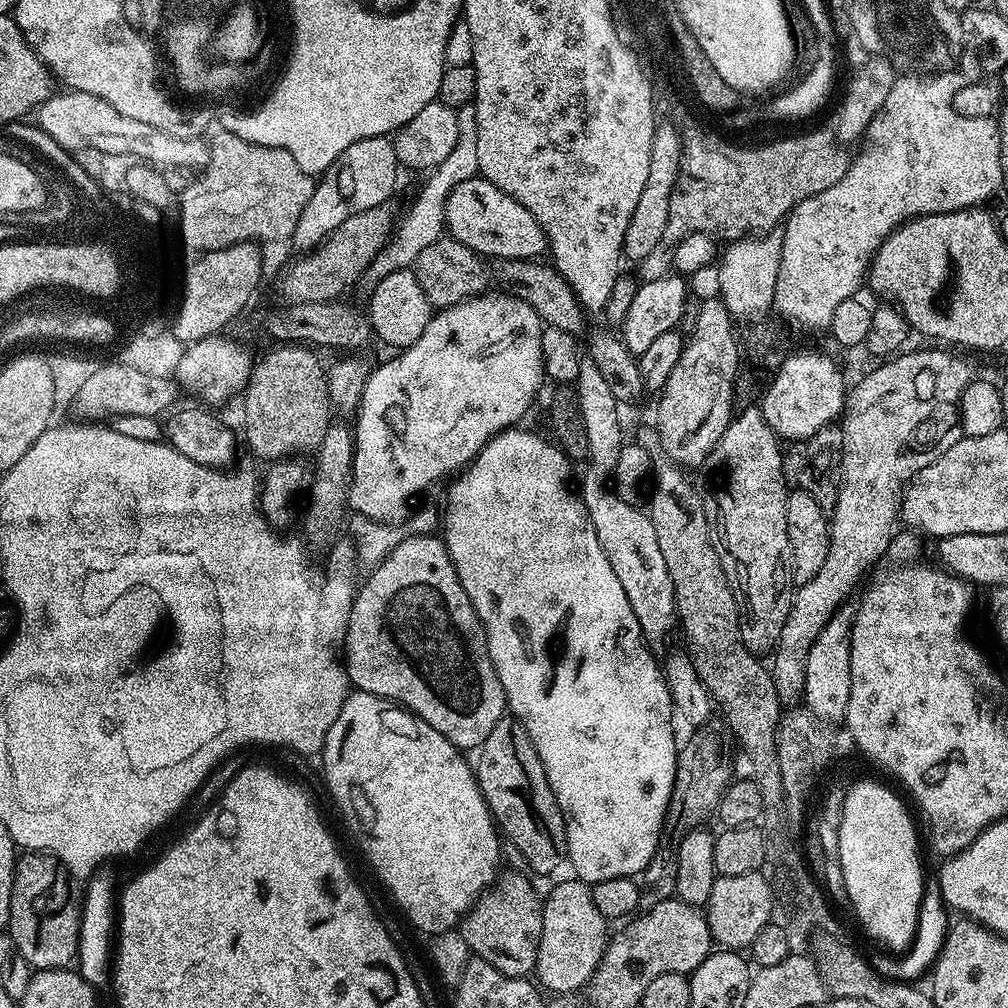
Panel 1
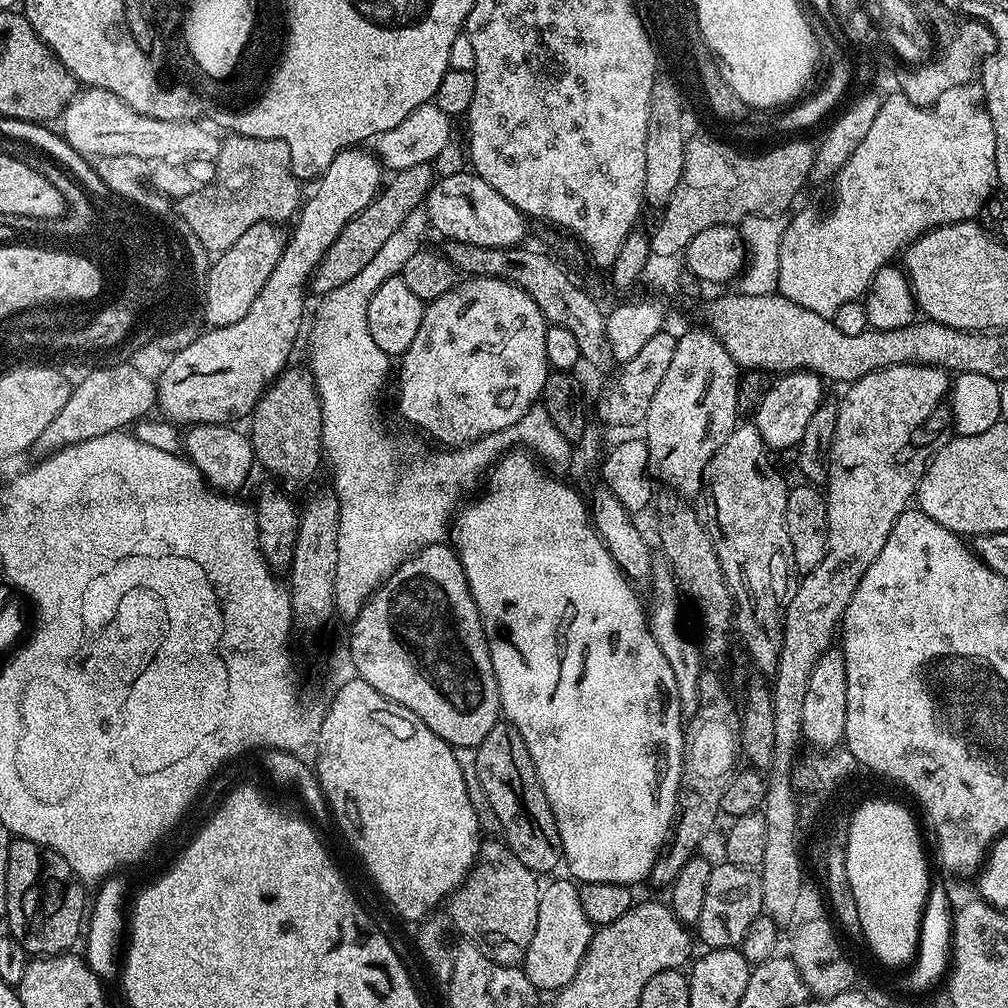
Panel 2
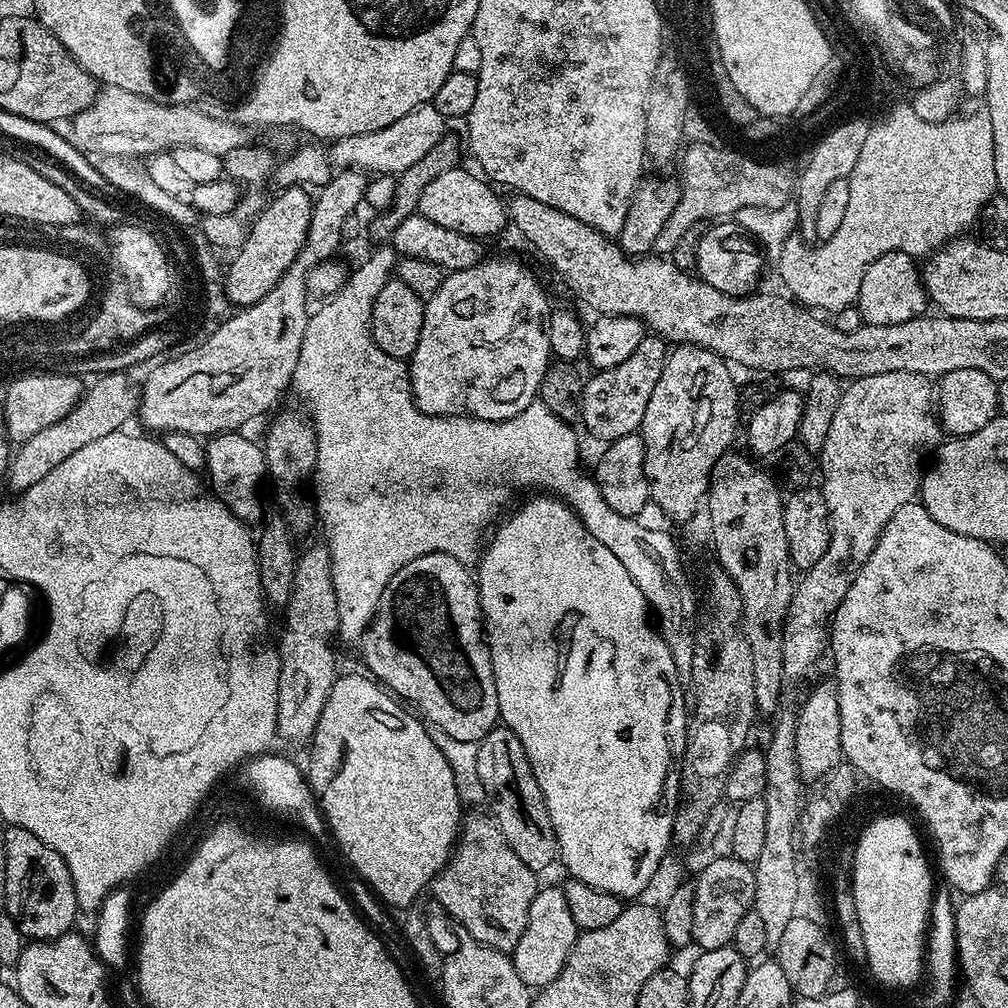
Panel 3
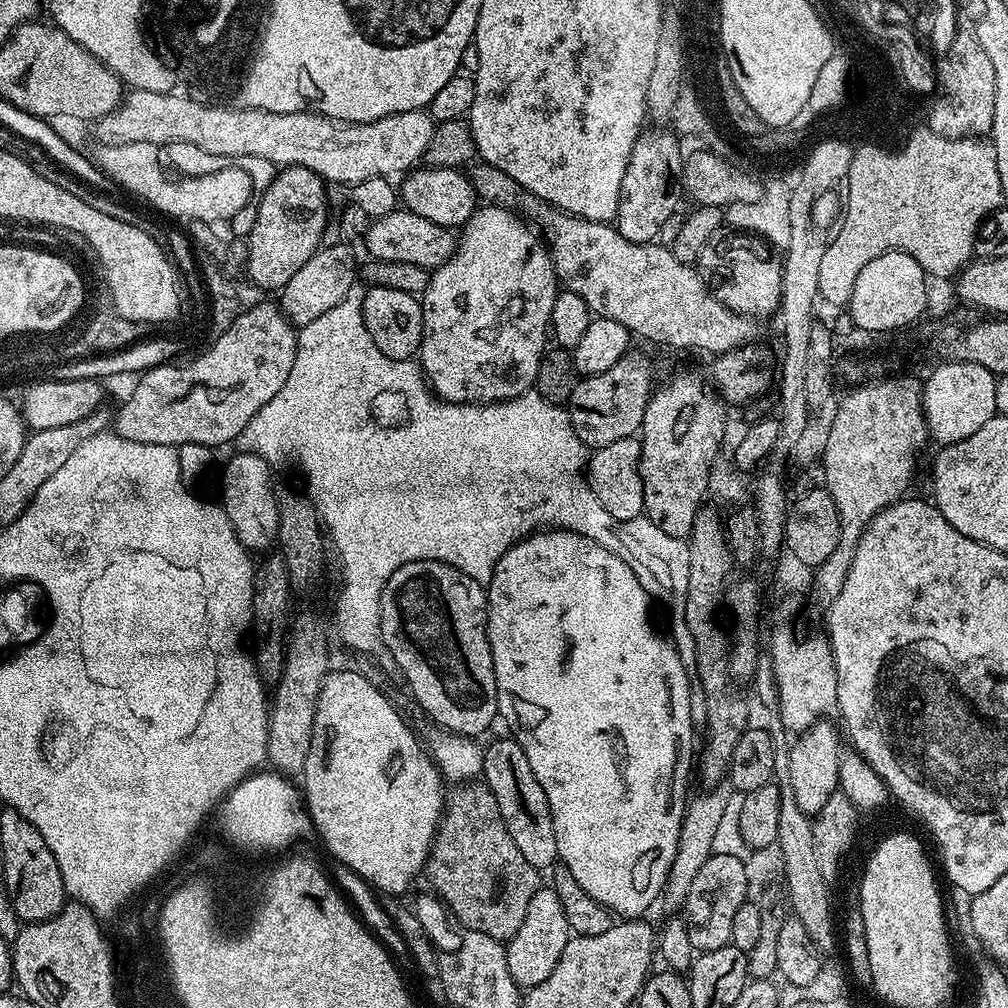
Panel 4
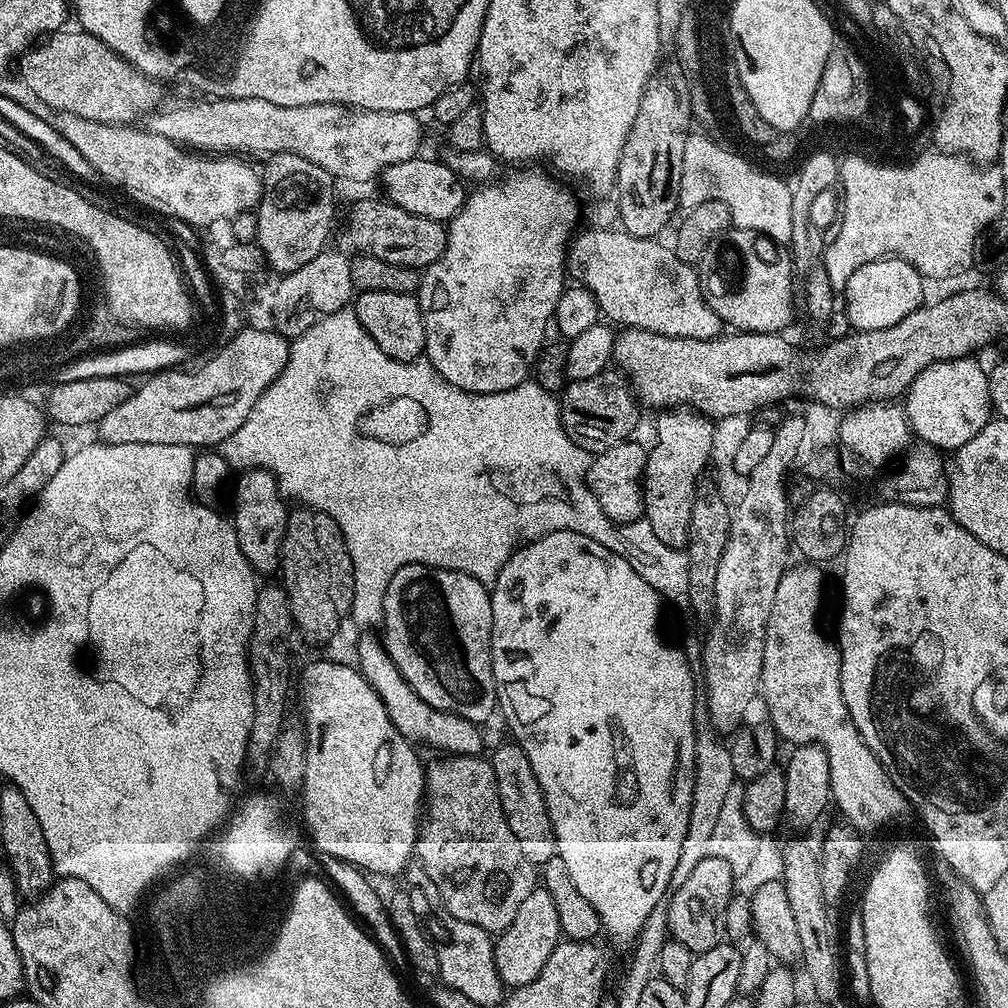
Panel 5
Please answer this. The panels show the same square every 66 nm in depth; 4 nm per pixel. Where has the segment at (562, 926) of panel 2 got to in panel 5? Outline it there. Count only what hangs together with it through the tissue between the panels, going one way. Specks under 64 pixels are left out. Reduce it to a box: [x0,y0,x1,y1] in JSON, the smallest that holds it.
[494,886,561,989]

